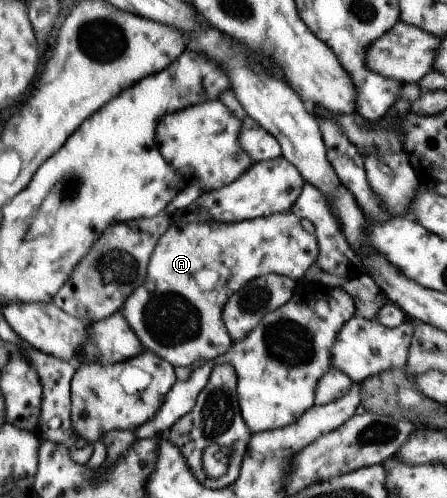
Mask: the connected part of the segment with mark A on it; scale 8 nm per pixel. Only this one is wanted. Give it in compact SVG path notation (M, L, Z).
M290 210L274 213L270 216L256 217L255 219L245 220L234 224L215 223L212 221L197 222L194 219L191 219L188 224L171 224L171 226L167 228L167 231L162 236L159 236L155 247L152 249L143 283L138 285L127 296L127 299L123 302L121 308L119 308L119 312L127 326L129 326L129 329L134 333L134 336L137 338L137 341L140 343L143 350L153 352L156 356L159 356L162 360L171 364L171 367L191 366L191 364L195 364L198 360L204 360L204 362L209 361L210 359L222 356L232 344L232 341L227 335L225 326L221 321L223 304L227 302L227 298L230 299L231 296L247 282L250 282L256 277L267 275L268 273L282 275L295 282L302 280L305 271L315 264L317 256L318 247L316 239L313 235L307 234L307 232L303 230L300 220L297 219L297 216L294 216Z

